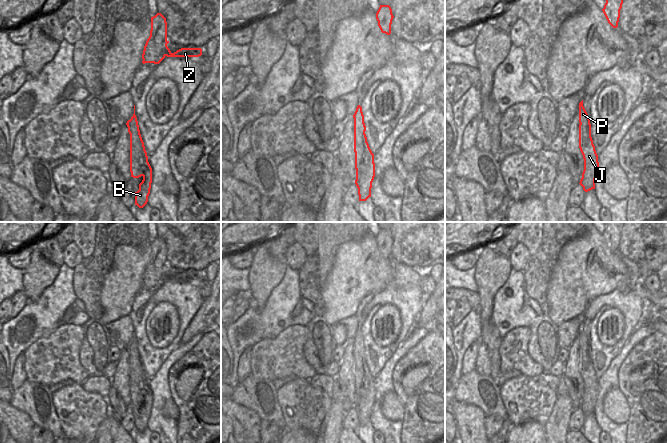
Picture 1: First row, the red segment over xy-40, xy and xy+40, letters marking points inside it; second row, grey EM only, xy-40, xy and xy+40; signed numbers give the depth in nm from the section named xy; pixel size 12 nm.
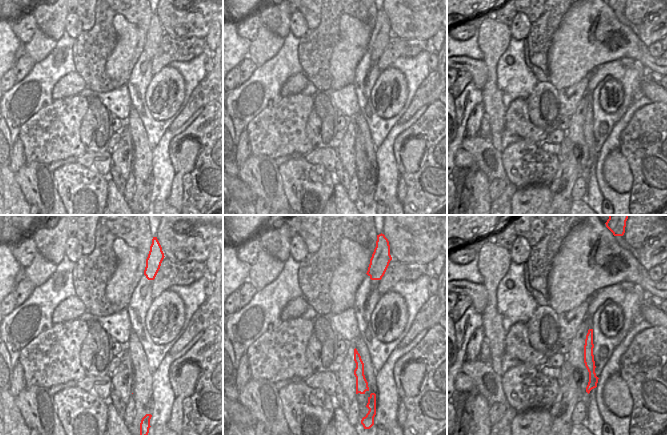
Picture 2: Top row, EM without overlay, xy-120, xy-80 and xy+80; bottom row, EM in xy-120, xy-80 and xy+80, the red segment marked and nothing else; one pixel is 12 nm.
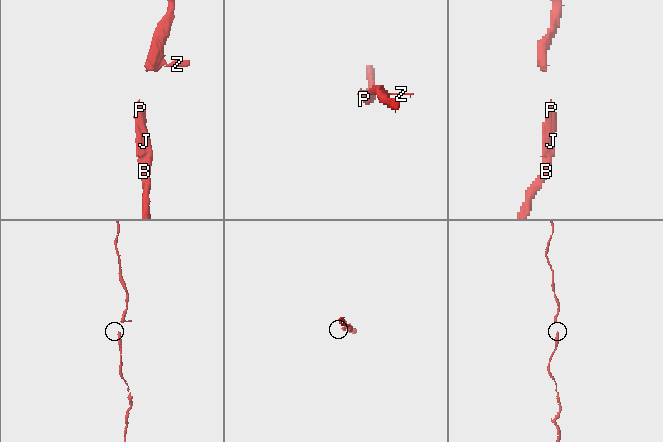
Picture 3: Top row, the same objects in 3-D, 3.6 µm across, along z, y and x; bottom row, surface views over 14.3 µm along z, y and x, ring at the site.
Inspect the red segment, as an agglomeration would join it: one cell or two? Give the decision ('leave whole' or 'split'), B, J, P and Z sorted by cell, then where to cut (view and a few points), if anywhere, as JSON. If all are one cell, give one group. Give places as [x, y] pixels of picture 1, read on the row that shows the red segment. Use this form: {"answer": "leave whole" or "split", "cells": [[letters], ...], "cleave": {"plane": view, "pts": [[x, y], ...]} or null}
{"answer": "leave whole", "cells": [["B", "J", "P", "Z"]], "cleave": null}

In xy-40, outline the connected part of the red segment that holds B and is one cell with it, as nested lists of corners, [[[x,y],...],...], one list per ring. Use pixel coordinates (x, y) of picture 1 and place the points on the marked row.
[[[135,105],[134,114],[130,120],[126,123],[128,127],[128,132],[130,134],[130,172],[131,177],[139,178],[143,177],[142,182],[139,184],[139,190],[135,192],[135,205],[139,208],[143,208],[148,202],[148,196],[150,194],[151,183],[152,183],[152,168],[148,162],[147,152],[145,150],[144,142],[142,140],[137,117],[135,115]]]

